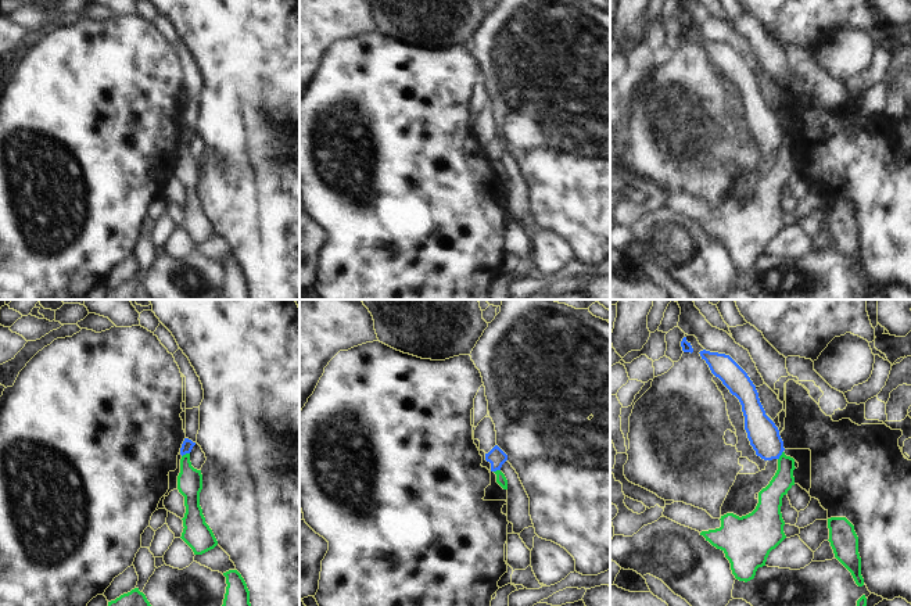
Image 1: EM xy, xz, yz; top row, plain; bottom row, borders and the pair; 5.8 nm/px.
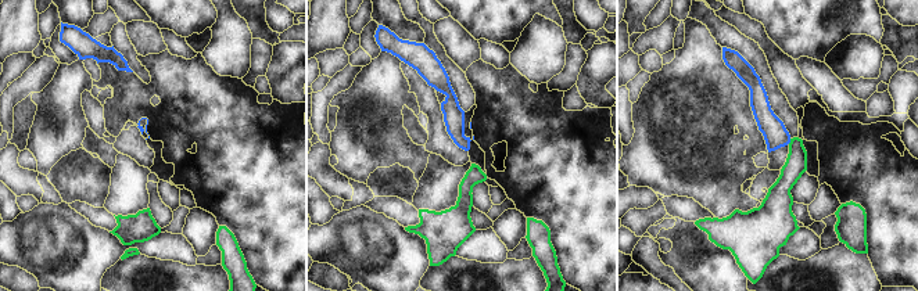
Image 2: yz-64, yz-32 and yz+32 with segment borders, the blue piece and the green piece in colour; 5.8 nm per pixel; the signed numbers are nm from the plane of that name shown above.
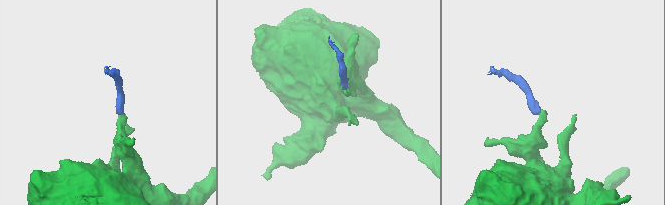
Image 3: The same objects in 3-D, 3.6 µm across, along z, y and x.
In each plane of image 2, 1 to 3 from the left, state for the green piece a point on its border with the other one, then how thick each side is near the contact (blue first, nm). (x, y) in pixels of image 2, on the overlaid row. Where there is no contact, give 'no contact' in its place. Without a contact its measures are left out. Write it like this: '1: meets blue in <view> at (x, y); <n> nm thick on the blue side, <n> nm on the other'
1: no contact
2: no contact
3: meets blue in yz+32 at (789, 142); 140 nm thick on the blue side, 130 nm on the other

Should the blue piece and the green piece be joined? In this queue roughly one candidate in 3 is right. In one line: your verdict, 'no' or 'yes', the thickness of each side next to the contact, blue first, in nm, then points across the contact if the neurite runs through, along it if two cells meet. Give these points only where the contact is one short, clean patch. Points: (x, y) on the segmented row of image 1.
no; 70 nm thick on the blue side, 140 nm on the other; border along xy (189, 452), (182, 456)

